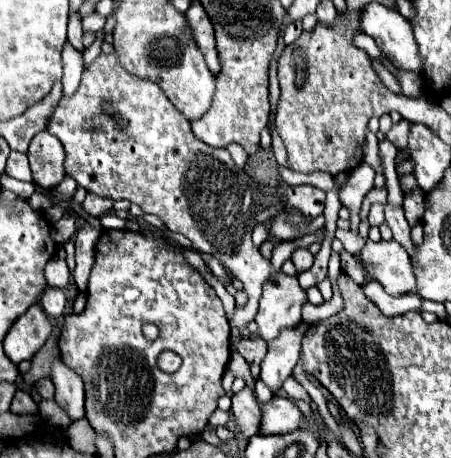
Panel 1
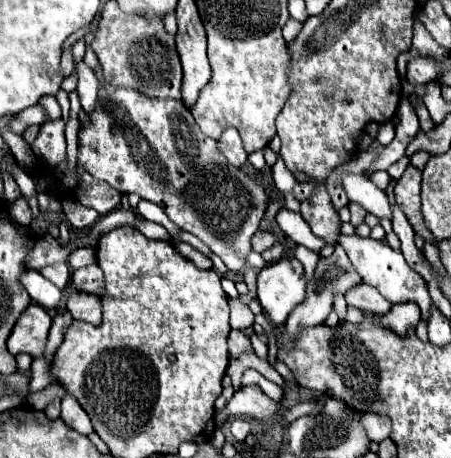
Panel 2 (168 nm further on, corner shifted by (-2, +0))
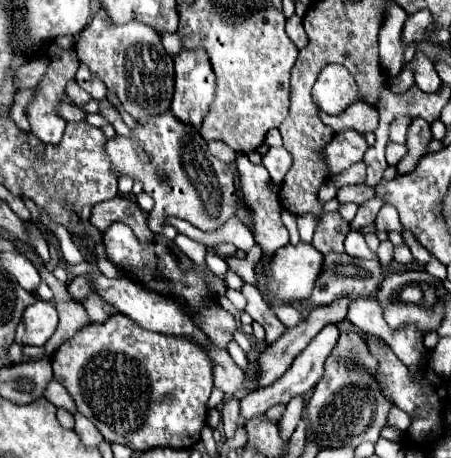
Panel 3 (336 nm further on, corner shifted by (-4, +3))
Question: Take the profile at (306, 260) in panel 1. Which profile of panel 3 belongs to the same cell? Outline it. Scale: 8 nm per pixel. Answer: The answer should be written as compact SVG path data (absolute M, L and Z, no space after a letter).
M254 246L244 259L238 259L234 256L229 257L226 262L228 267L237 273L244 282L256 285L257 278L255 275L255 265L260 262L262 258L262 248Z

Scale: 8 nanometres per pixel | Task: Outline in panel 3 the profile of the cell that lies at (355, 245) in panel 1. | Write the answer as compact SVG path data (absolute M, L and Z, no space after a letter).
M330 252L328 256L324 256L324 262L322 262L322 272L314 284L314 290L312 290L312 296L308 296L308 300L302 300L300 302L300 308L302 308L302 316L306 316L314 306L326 306L326 304L332 304L336 298L348 294L348 296L370 296L378 284L382 280L382 268L378 262L372 262L372 260L362 260L362 258L354 258L354 256L348 256L346 252L338 254L338 252Z

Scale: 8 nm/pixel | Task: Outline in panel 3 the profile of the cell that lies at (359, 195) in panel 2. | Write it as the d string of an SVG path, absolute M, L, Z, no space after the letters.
M403 230L402 237L404 243L406 243L406 245L411 250L415 260L423 265L426 265L428 262L430 262L433 255L430 254L430 252L426 250L426 248L424 248L410 232Z

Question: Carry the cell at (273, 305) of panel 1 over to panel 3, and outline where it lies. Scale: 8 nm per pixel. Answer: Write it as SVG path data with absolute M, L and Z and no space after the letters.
M300 242L298 246L286 244L284 248L276 250L276 254L270 260L270 274L266 278L266 290L264 290L266 300L270 304L294 304L308 298L320 274L320 266L322 266L322 254L312 244L304 242Z

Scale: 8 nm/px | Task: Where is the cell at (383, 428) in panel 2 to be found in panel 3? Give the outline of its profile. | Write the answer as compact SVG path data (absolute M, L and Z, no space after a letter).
M392 406L390 408L390 414L388 414L388 422L386 422L388 426L394 426L394 428L398 428L398 430L406 430L408 426L410 426L410 416L406 414L406 412L402 412L400 408L396 408L396 406Z

